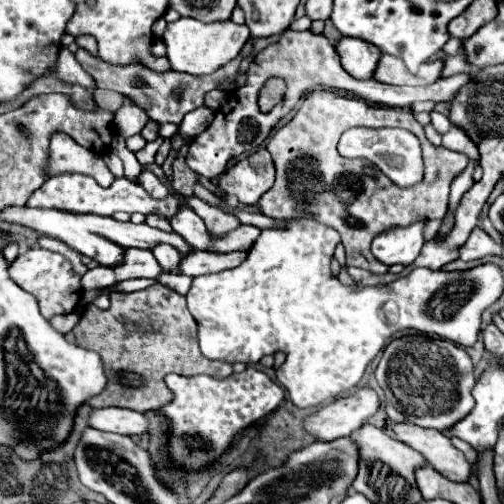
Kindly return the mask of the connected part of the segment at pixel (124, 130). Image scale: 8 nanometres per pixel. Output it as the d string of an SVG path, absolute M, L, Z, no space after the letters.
M125 101L125 105L115 113L115 121L117 121L117 131L123 137L131 137L143 129L145 111L135 107L131 101Z

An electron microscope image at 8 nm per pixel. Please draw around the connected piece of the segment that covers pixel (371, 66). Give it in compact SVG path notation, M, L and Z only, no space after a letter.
M341 37L337 43L337 51L341 57L343 69L357 79L371 79L377 67L377 61L381 59L381 49L377 49L373 43L353 37Z

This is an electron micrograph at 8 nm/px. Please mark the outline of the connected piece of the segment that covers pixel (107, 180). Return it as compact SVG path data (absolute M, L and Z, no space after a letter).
M55 131L49 137L49 157L45 171L47 177L57 173L83 173L93 177L103 187L109 187L115 179L100 155L85 149L73 137L61 131Z

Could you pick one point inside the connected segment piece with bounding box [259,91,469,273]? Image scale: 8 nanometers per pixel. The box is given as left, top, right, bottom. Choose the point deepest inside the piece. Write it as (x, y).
(312, 178)

